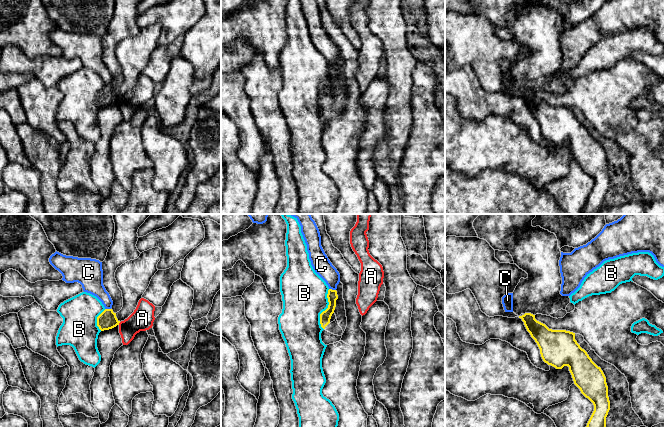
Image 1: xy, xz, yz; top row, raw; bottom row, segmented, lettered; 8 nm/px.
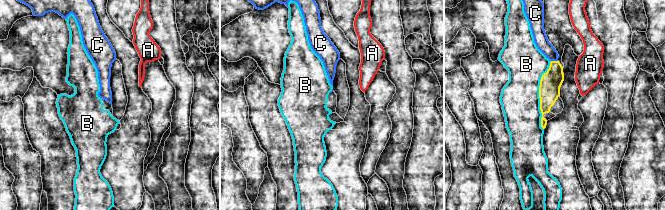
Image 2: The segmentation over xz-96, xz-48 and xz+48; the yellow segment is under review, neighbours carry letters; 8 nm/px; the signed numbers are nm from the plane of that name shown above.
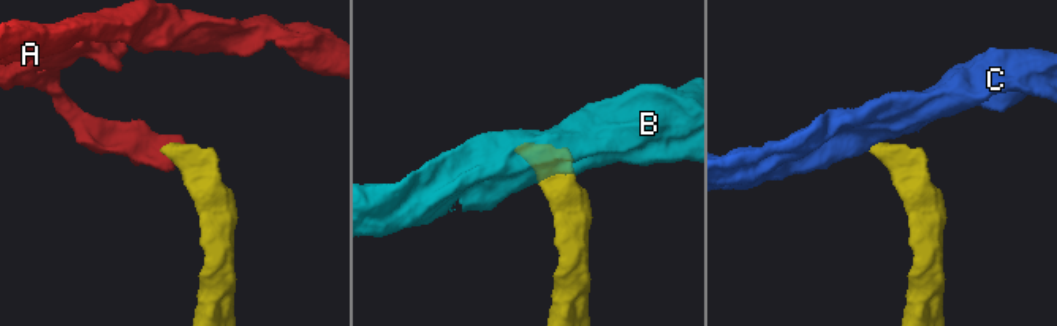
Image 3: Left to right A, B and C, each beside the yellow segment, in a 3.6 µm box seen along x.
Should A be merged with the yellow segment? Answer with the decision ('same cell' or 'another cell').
another cell

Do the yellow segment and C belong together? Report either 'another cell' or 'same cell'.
another cell

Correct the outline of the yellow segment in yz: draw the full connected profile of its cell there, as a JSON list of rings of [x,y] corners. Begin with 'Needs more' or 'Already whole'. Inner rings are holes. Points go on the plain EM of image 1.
Already whole. [[[525,89],[519,94],[537,119],[545,139],[556,145],[569,143],[574,160],[594,181],[583,214],[599,214],[606,207],[606,193],[610,186],[608,162],[601,144],[577,119],[575,109],[549,105],[531,89]]]

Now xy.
Already whole. [[[105,85],[97,93],[97,102],[101,107],[112,105],[119,101],[119,99],[120,97],[117,95],[116,89],[114,89],[112,85]]]

